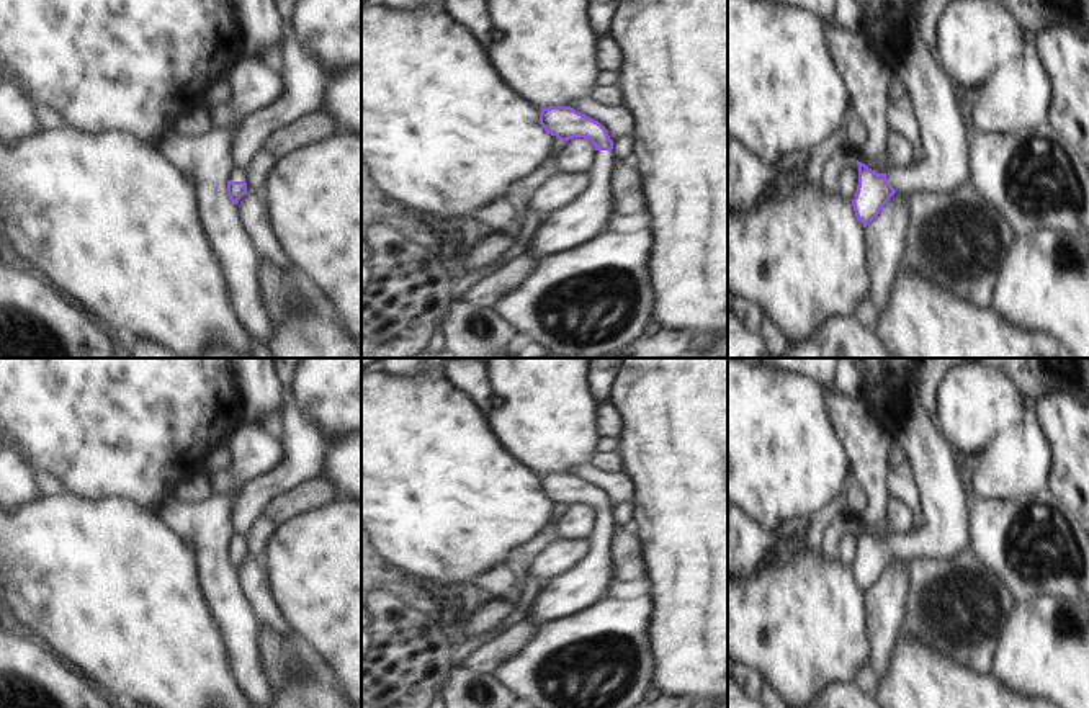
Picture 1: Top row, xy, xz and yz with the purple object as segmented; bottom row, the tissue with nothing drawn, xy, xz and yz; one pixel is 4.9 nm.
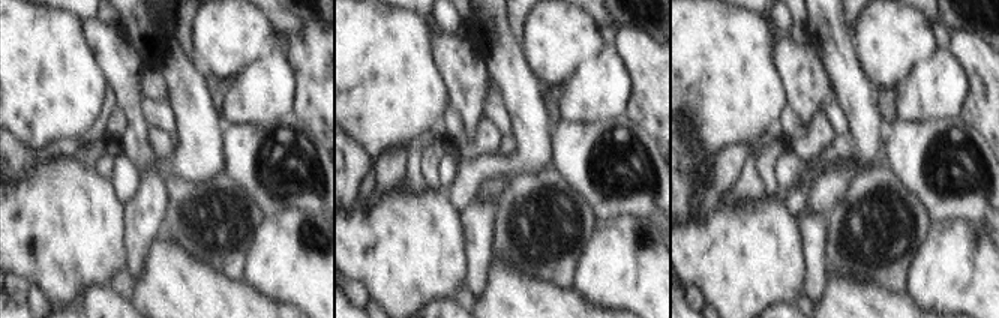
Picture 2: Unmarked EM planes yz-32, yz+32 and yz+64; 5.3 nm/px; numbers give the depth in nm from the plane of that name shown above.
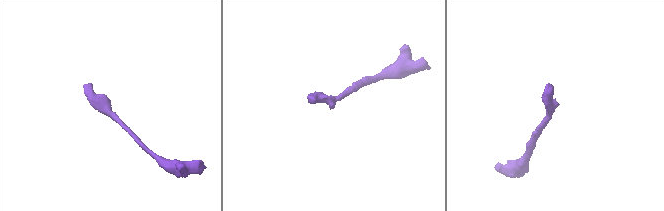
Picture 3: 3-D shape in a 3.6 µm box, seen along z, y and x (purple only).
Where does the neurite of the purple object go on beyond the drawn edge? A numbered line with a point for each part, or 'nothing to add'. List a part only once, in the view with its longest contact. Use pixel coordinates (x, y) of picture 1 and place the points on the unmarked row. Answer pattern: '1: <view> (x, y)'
1: yz (931, 461)

